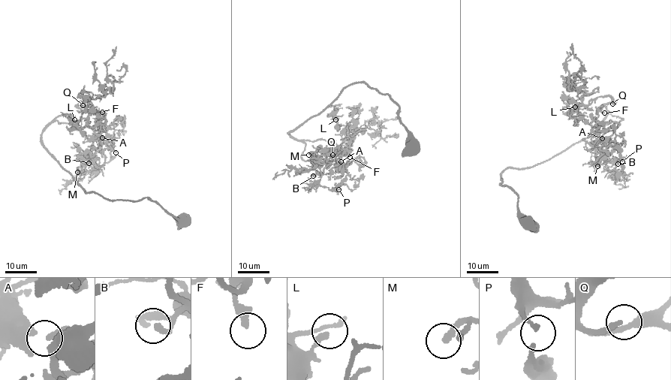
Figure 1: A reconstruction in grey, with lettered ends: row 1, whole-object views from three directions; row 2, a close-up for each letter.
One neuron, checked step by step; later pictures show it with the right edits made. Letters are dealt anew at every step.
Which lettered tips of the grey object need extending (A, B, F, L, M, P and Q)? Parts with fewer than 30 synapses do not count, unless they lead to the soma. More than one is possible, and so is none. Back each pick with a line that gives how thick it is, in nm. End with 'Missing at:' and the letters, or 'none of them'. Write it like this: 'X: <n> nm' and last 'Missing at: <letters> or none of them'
M: 220 nm
Q: 190 nm
Missing at: M, Q

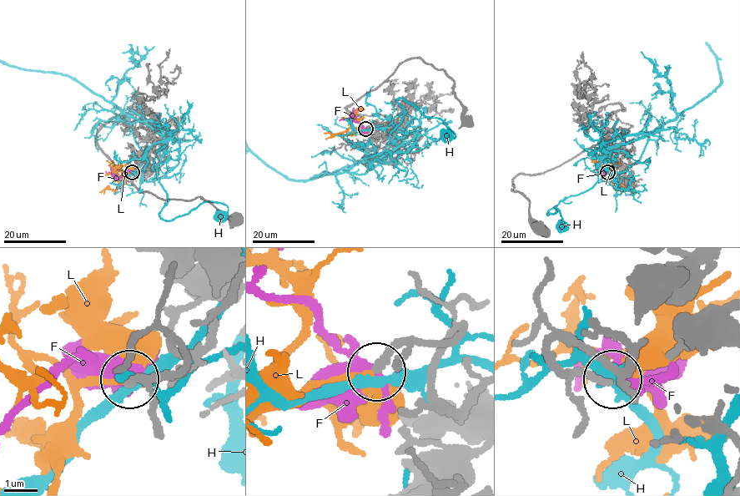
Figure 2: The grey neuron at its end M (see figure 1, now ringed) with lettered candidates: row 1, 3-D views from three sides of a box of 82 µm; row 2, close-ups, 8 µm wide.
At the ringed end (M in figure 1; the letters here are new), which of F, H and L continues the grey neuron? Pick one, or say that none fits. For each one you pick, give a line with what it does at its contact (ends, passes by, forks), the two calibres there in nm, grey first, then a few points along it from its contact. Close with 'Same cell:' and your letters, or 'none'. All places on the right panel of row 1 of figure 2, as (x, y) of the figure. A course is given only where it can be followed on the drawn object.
L: it passes by; calibres 240 and 360 nm
Same cell: L

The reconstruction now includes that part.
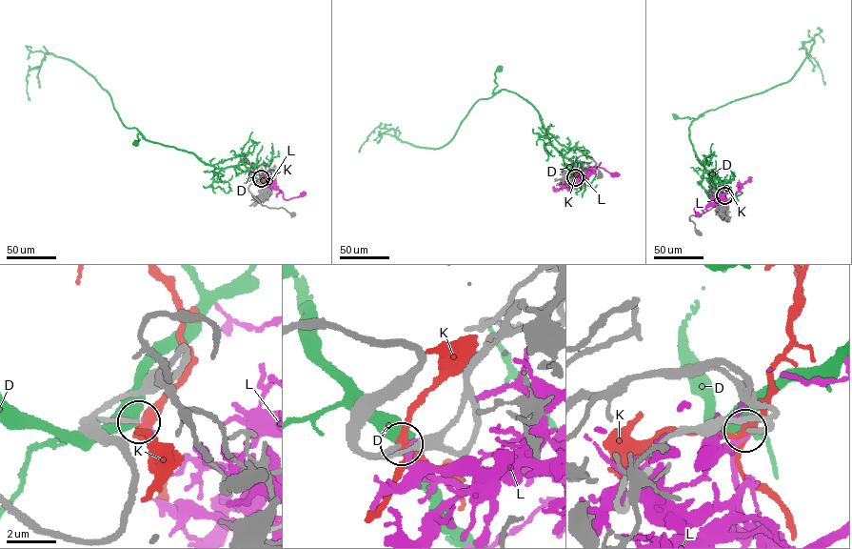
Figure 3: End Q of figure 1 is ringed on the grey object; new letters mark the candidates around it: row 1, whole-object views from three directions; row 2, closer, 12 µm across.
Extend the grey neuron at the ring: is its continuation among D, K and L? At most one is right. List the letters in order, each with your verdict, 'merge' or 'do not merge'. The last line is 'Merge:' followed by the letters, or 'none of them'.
D: do not merge
K: do not merge
L: do not merge
Merge: none of them

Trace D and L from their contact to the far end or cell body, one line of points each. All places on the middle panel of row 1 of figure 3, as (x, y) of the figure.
D: (574, 177), (553, 146), (531, 104), (505, 90), (492, 93), (497, 85), (495, 71), (499, 69)
L: (575, 178), (590, 175), (601, 162), (600, 168), (616, 173)

